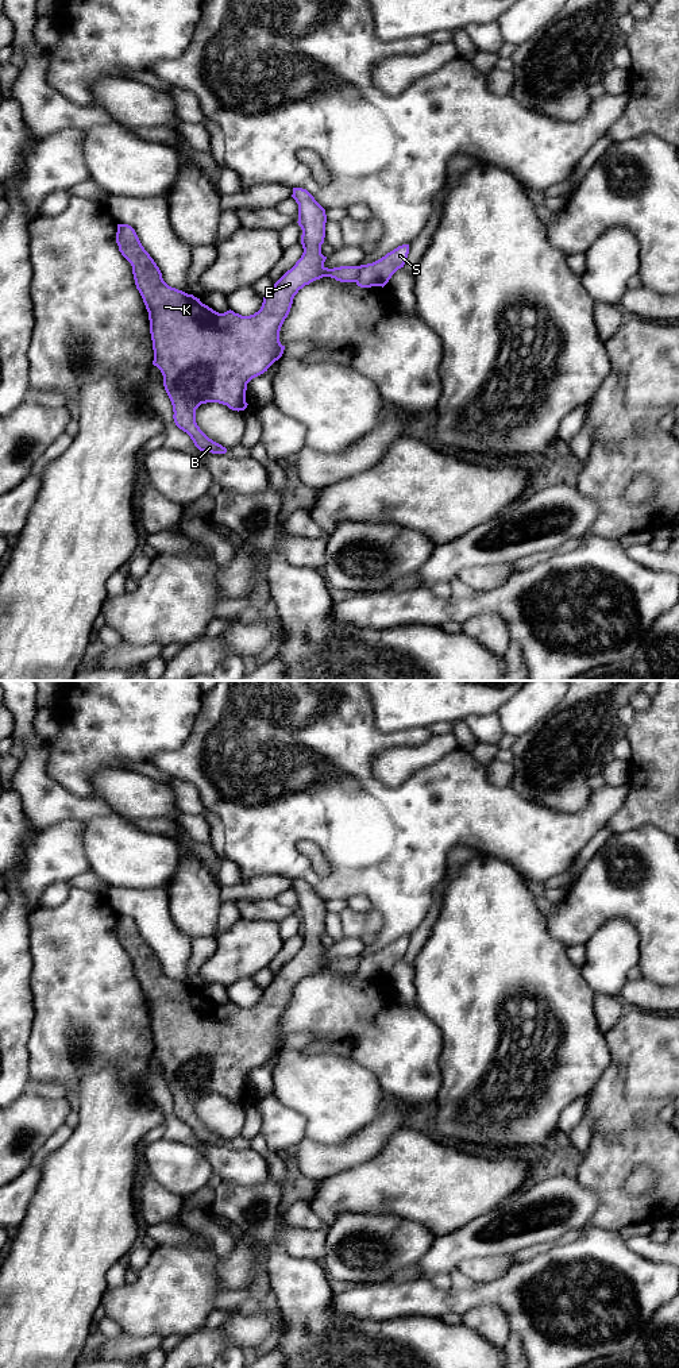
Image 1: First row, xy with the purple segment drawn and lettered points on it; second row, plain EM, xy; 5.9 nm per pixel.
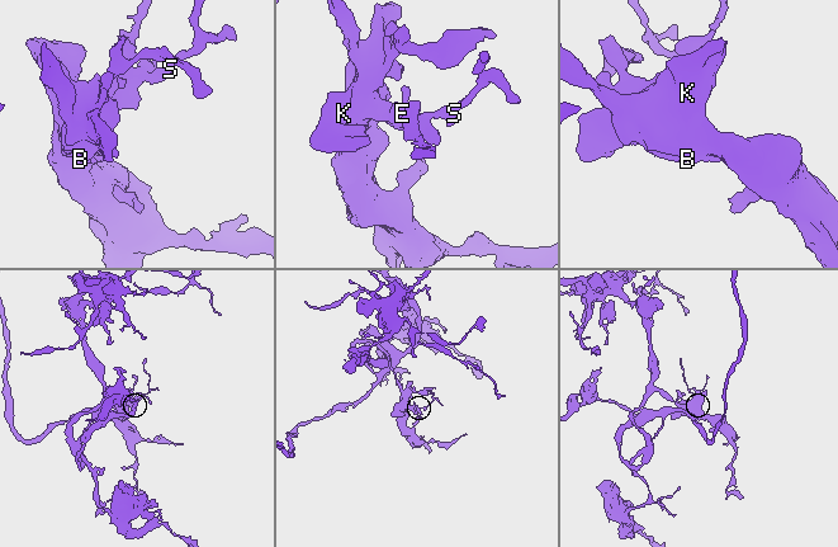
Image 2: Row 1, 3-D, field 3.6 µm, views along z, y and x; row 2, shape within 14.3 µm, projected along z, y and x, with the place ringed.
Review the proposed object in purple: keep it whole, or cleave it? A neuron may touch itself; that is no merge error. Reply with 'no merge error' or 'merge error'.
merge error

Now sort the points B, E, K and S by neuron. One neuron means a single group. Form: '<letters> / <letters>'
B E K / S

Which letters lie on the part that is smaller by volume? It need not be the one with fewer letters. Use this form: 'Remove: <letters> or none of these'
Remove: S

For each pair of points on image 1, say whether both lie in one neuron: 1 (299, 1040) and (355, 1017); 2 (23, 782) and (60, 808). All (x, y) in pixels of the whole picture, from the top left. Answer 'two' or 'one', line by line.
1: two
2: one

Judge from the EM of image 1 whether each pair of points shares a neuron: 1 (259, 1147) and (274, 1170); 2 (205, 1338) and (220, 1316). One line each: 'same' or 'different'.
1: same
2: different

